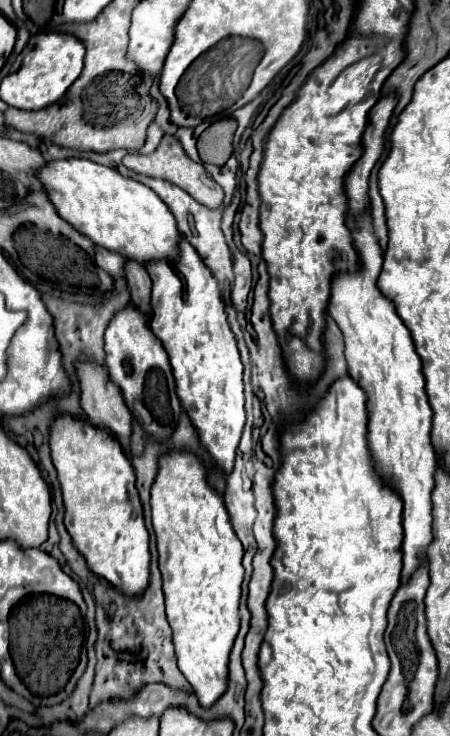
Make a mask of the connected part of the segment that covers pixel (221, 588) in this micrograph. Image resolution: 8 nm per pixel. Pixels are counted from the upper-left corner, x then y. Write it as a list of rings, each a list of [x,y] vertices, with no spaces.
[[[171,451],[157,461],[157,475],[151,485],[151,519],[163,575],[165,613],[173,629],[173,645],[181,673],[191,683],[203,707],[213,705],[227,689],[229,653],[239,631],[239,597],[243,581],[243,545],[233,533],[223,497],[207,483],[201,459],[189,451]]]

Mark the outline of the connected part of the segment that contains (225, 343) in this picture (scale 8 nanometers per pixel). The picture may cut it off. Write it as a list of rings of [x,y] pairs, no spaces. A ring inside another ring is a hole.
[[[183,235],[181,245],[177,245],[177,265],[157,261],[157,265],[145,265],[145,269],[153,281],[153,313],[149,327],[161,339],[169,355],[177,395],[197,427],[203,445],[215,463],[229,473],[245,425],[243,363],[235,335],[227,323],[217,279]]]

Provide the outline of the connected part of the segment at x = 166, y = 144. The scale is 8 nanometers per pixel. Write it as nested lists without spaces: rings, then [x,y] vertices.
[[[163,135],[159,147],[149,153],[149,155],[139,155],[139,153],[129,153],[123,157],[123,165],[135,173],[141,175],[149,175],[149,177],[159,177],[159,179],[167,179],[173,185],[179,185],[181,189],[185,189],[195,201],[201,201],[201,205],[205,207],[221,207],[223,203],[223,189],[211,179],[211,175],[205,171],[203,163],[195,163],[193,159],[189,159],[189,155],[183,151],[181,143],[177,137],[173,135]]]

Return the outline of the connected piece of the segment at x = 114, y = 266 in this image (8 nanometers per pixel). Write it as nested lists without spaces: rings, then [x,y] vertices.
[[[95,247],[95,265],[107,271],[111,277],[123,277],[123,257],[119,253],[109,253],[109,249]]]

